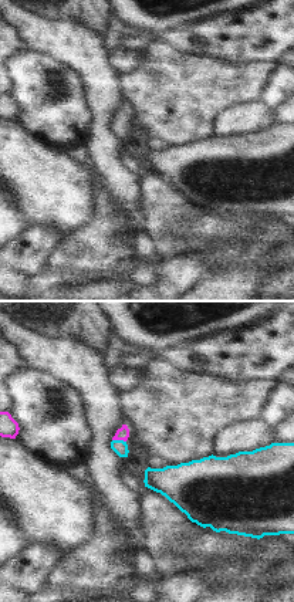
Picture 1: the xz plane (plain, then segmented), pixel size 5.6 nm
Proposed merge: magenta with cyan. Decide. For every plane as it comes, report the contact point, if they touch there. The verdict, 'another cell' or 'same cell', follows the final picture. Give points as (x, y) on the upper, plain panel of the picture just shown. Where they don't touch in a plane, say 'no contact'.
contact (120, 121)

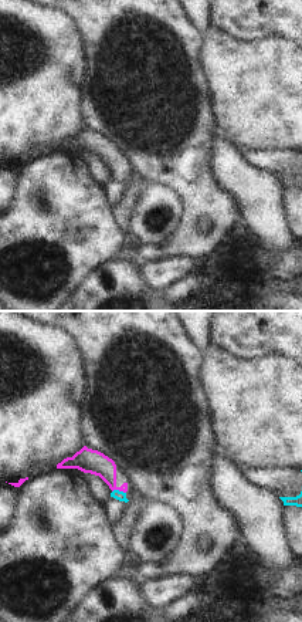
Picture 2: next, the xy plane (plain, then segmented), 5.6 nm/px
contact (119, 172)

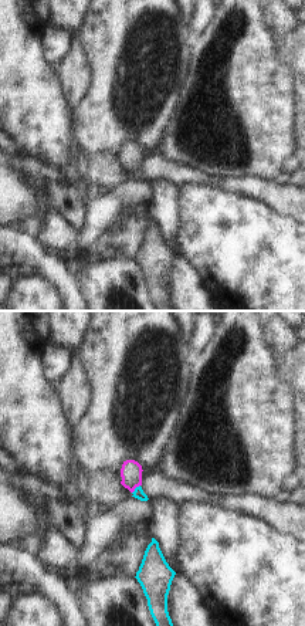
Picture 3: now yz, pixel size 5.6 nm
contact (135, 169)

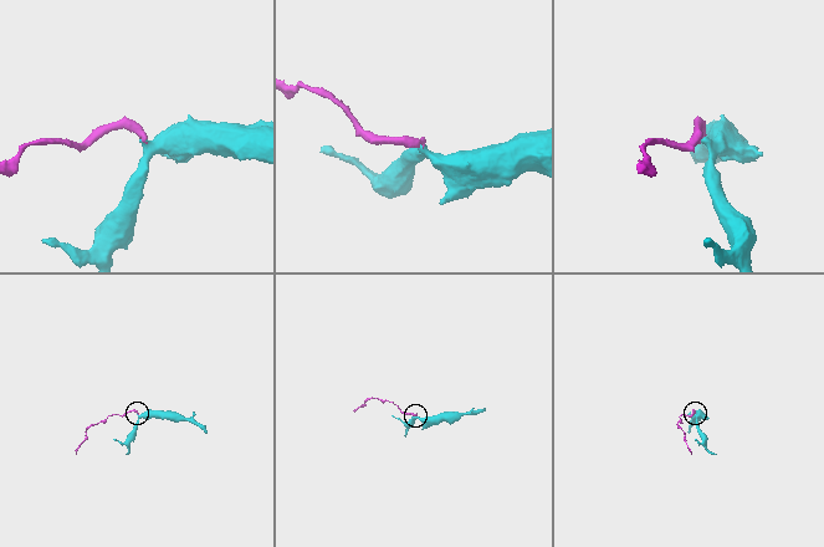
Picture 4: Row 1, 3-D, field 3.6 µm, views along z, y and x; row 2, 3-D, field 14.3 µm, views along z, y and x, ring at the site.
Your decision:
same cell

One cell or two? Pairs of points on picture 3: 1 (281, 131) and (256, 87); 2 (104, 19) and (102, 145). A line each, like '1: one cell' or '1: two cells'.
1: one cell
2: one cell

